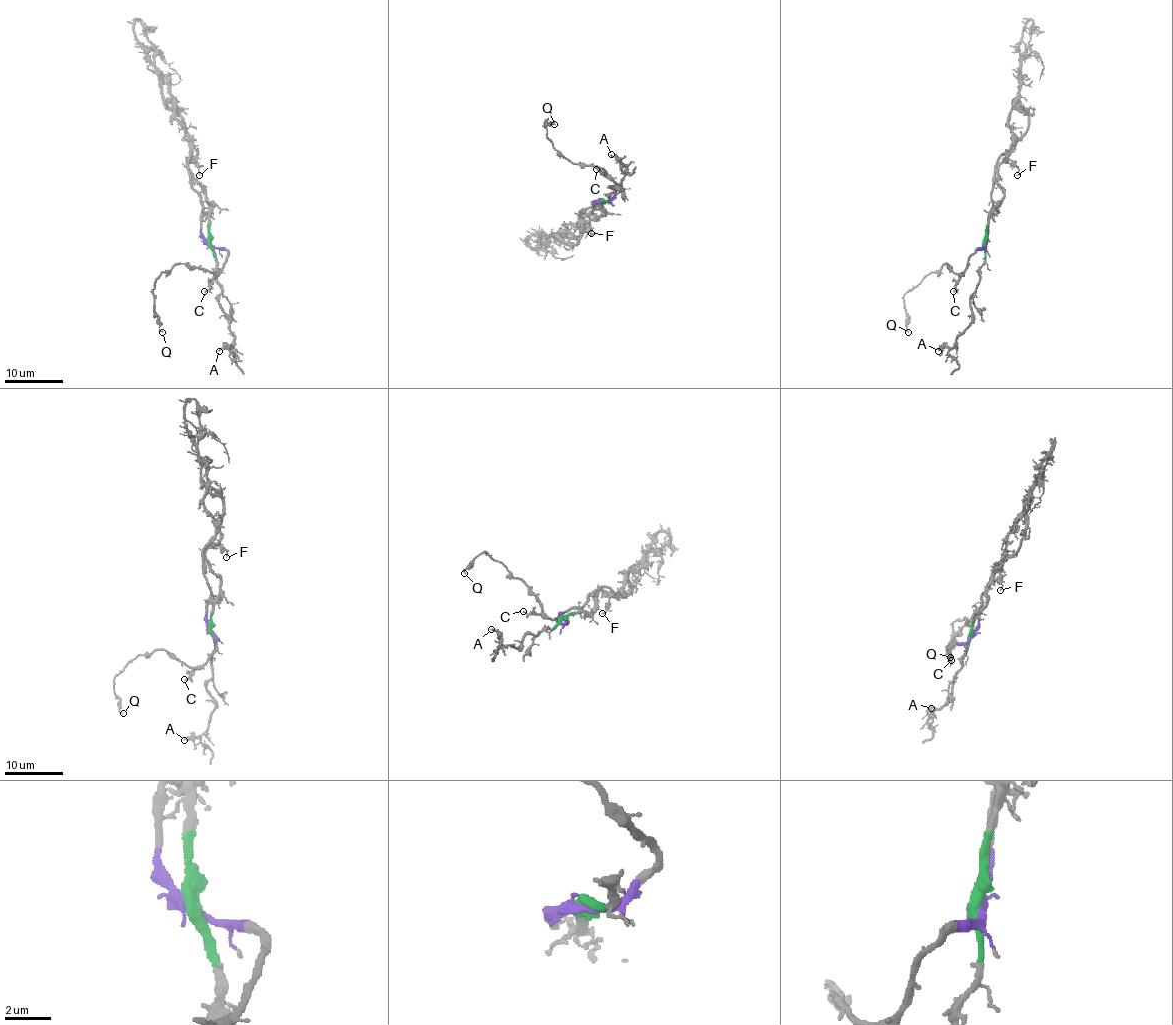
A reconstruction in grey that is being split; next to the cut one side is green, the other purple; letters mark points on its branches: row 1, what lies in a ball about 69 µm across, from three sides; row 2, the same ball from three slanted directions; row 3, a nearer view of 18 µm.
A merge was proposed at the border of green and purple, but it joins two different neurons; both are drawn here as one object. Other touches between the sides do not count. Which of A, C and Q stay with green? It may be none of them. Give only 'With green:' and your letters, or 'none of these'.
With green: A

